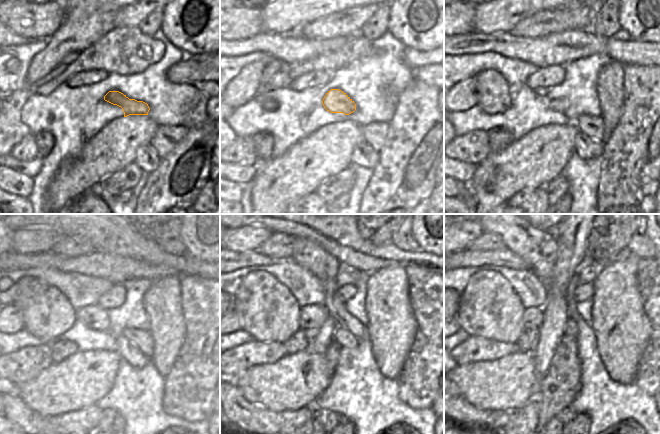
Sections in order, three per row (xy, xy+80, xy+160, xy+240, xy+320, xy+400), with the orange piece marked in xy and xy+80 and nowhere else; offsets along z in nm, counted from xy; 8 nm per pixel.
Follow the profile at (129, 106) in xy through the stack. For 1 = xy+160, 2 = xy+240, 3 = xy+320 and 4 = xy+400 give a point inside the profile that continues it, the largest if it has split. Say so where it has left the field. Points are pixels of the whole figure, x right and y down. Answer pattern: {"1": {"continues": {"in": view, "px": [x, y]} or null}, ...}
{"1": {"continues": {"in": "xy+160", "px": [560, 105]}}, "2": {"continues": {"in": "xy+240", "px": [93, 316]}}, "3": {"continues": {"in": "xy+320", "px": [312, 317]}}, "4": {"continues": {"in": "xy+400", "px": [533, 317]}}}

